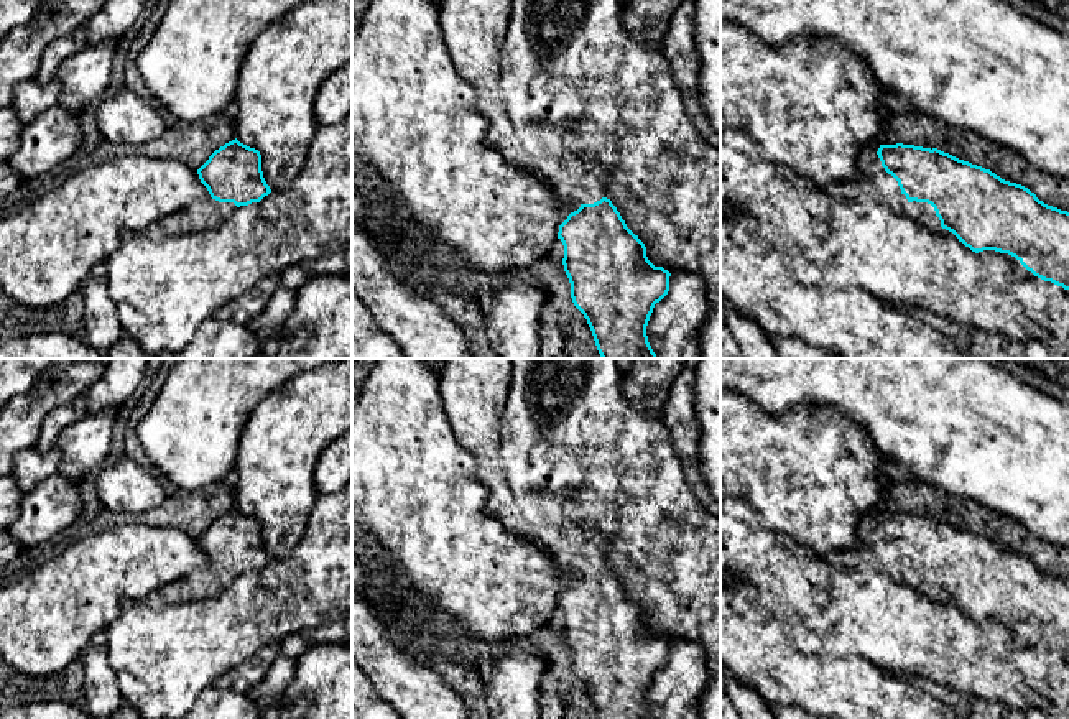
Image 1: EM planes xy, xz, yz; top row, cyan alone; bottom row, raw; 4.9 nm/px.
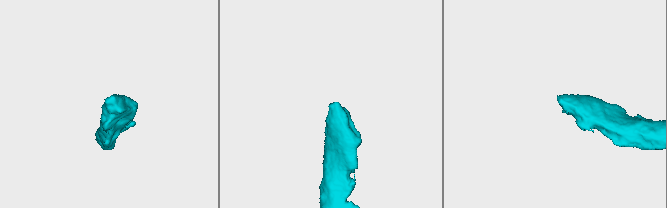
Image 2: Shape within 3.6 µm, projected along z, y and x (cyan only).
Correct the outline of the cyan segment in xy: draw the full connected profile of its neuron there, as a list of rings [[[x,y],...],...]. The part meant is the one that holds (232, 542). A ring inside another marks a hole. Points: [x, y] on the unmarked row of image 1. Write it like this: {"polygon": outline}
{"polygon": [[[237,507],[215,518],[197,538],[197,543],[211,563],[209,568],[173,581],[140,601],[127,597],[122,609],[137,604],[163,607],[214,597],[227,589],[237,576],[260,571],[271,561],[263,546],[260,520]]]}

